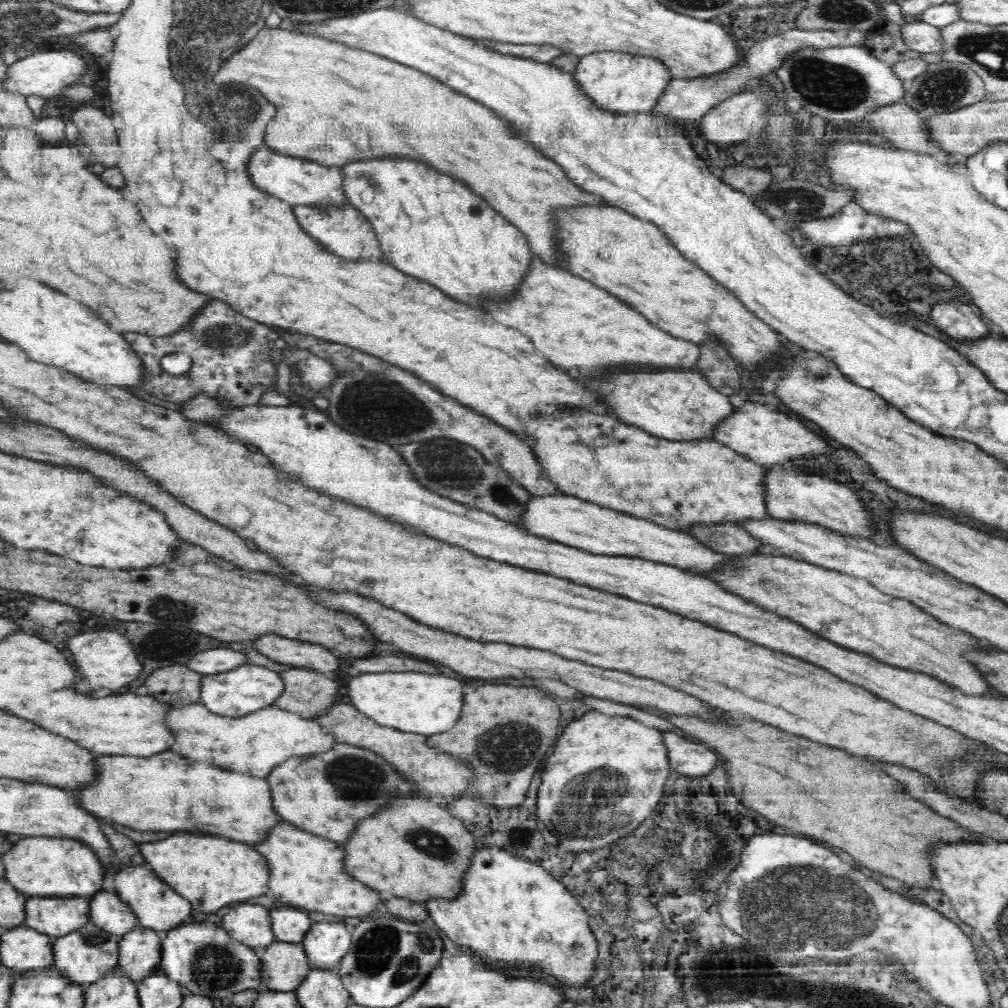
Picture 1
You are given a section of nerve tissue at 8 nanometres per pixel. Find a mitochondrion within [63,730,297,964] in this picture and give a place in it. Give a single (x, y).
(90, 938)

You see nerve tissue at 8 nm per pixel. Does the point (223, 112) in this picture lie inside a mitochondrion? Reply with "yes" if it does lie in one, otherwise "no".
yes

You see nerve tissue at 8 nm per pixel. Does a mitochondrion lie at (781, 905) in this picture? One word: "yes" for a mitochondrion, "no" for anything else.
yes

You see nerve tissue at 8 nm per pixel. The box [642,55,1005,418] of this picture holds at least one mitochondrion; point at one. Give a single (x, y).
(944, 88)

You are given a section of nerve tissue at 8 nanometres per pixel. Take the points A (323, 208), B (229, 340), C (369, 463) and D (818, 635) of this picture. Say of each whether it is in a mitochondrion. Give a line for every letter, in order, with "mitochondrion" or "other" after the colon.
A: other
B: mitochondrion
C: other
D: other

